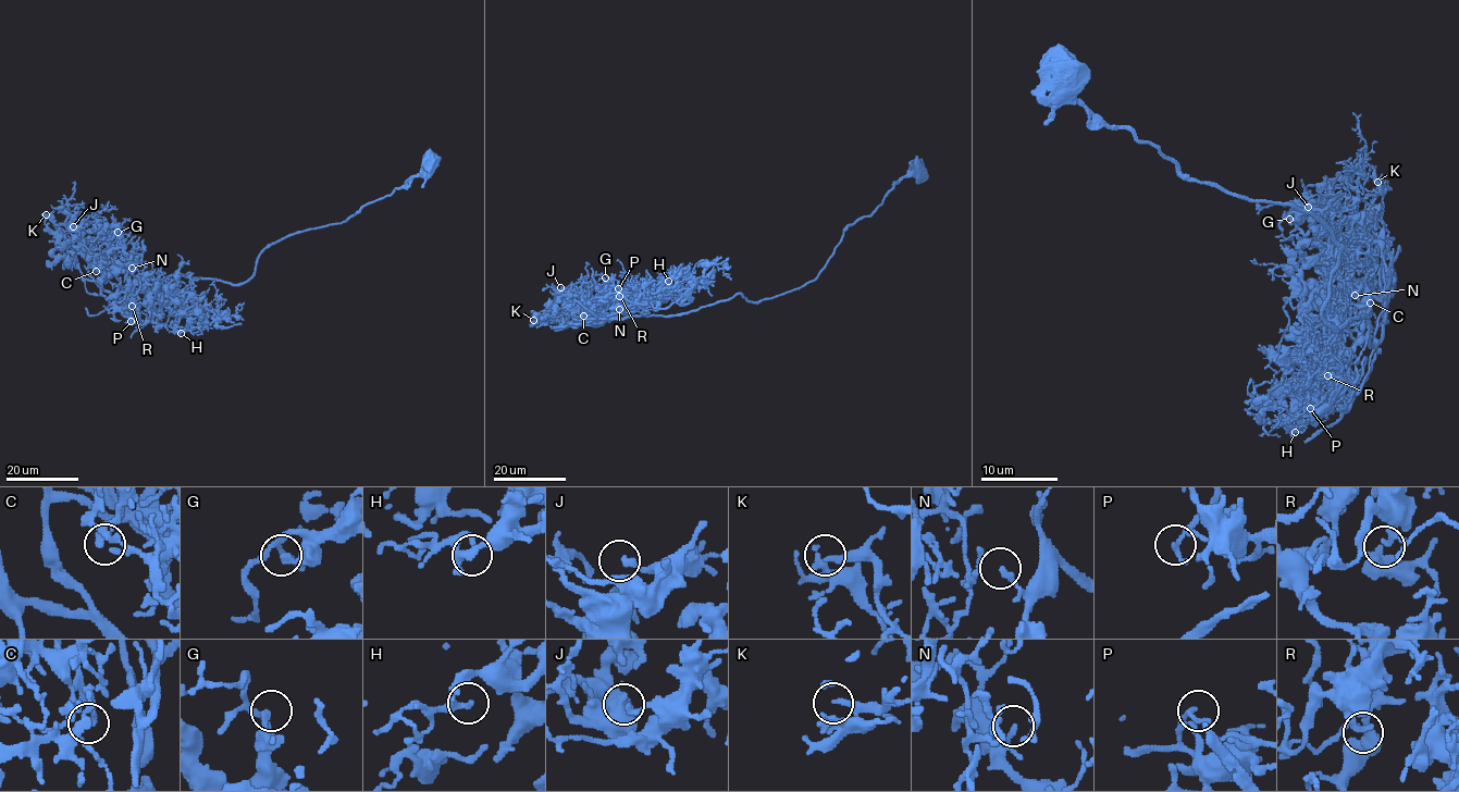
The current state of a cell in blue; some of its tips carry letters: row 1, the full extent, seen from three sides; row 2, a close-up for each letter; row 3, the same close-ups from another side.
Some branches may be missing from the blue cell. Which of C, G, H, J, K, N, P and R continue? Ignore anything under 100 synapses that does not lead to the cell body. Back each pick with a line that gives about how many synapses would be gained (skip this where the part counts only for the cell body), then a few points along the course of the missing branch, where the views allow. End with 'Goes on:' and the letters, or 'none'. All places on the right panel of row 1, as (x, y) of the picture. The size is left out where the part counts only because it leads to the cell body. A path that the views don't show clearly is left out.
C: about 250 synapses; missing branch runs (1370, 302), (1370, 317), (1337, 334), (1347, 357), (1360, 337), (1365, 339), (1364, 360), (1350, 378)
Goes on: C

